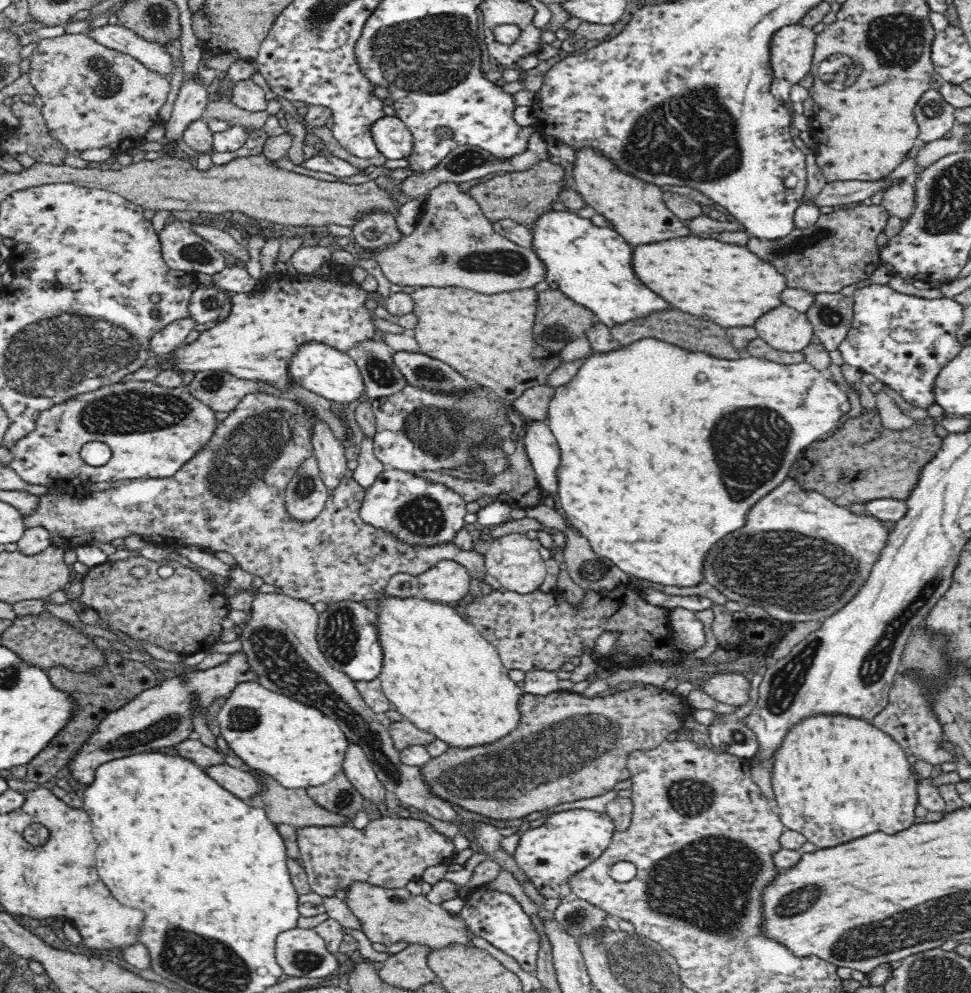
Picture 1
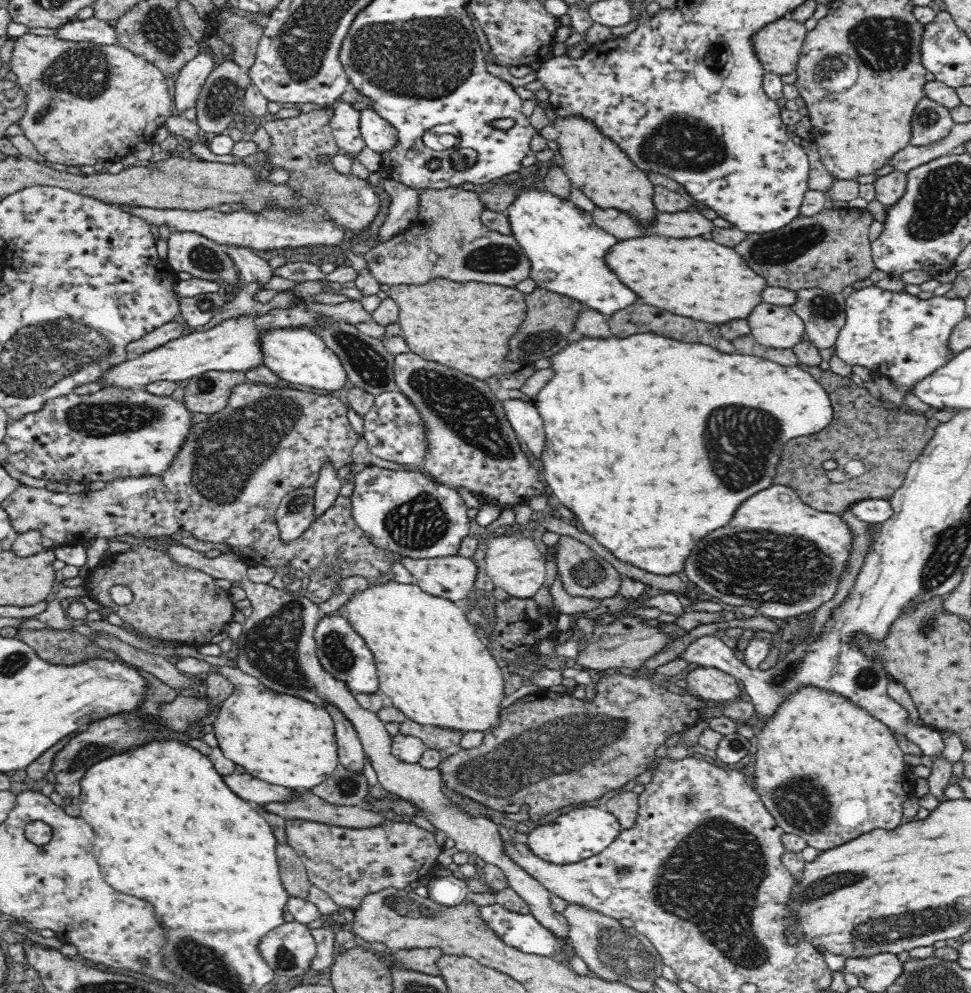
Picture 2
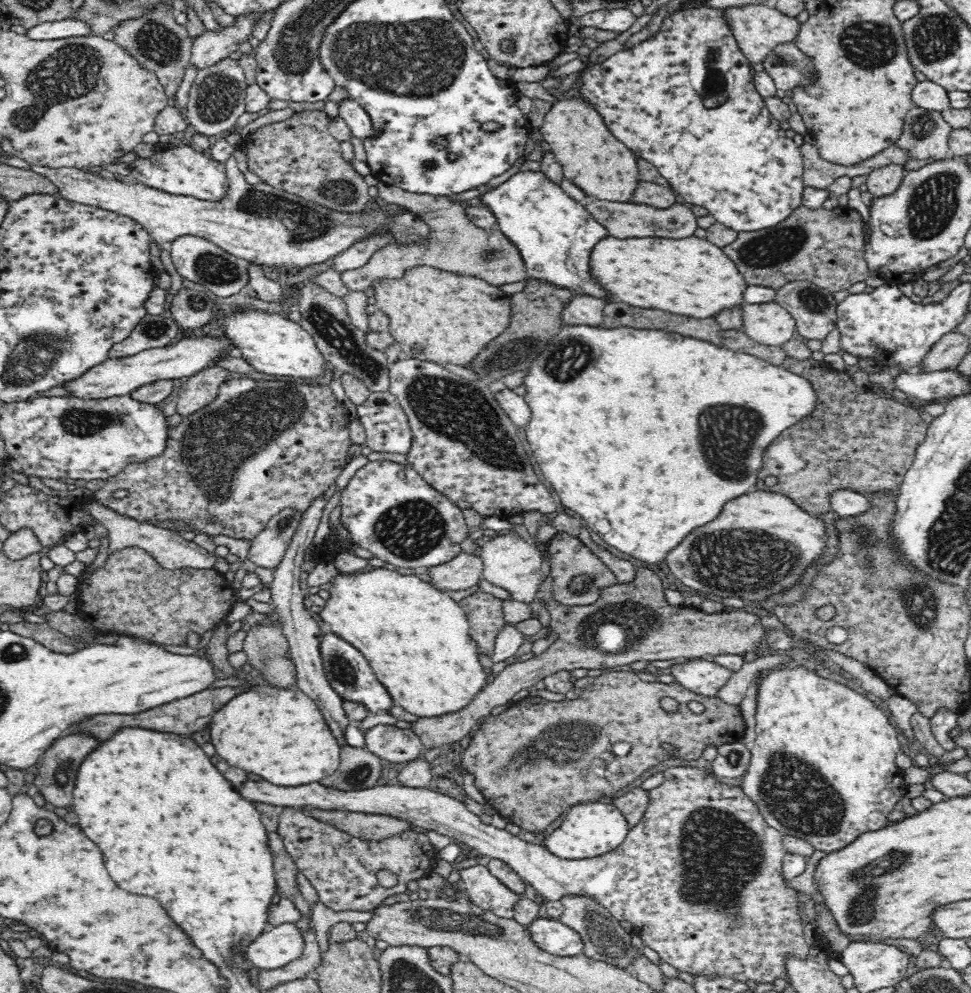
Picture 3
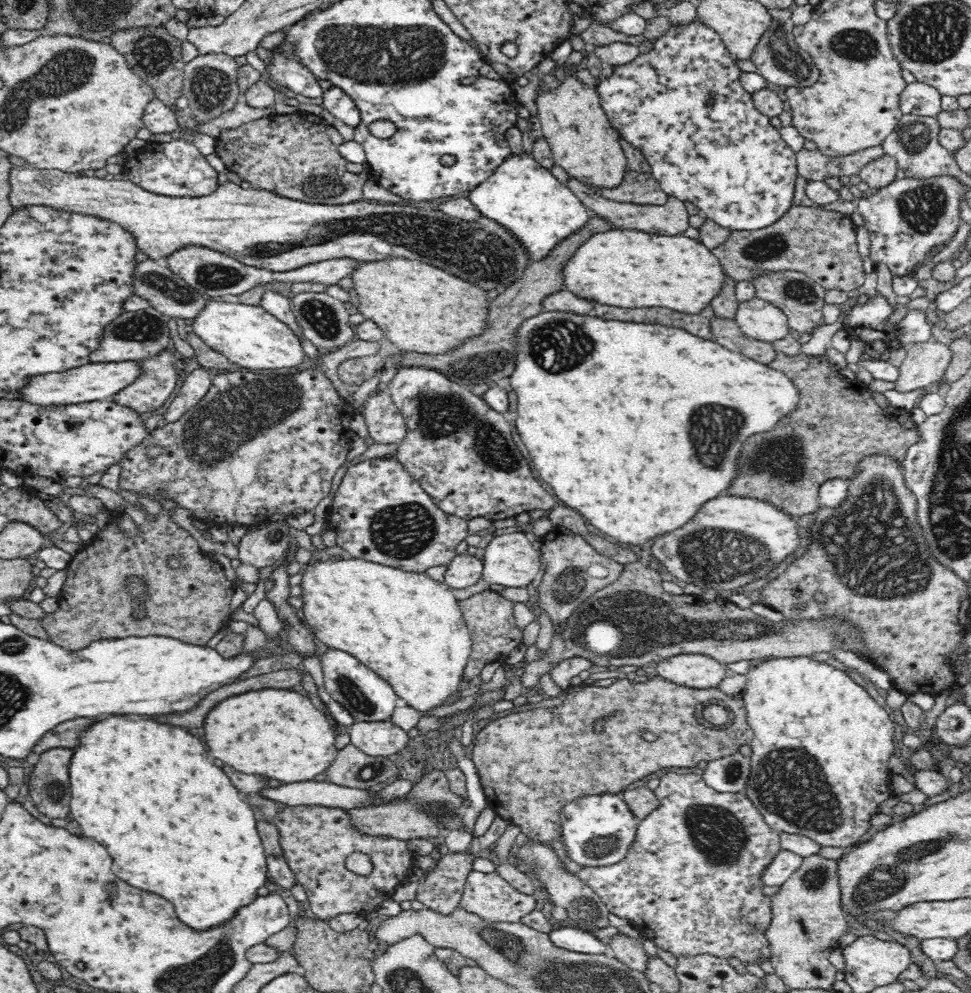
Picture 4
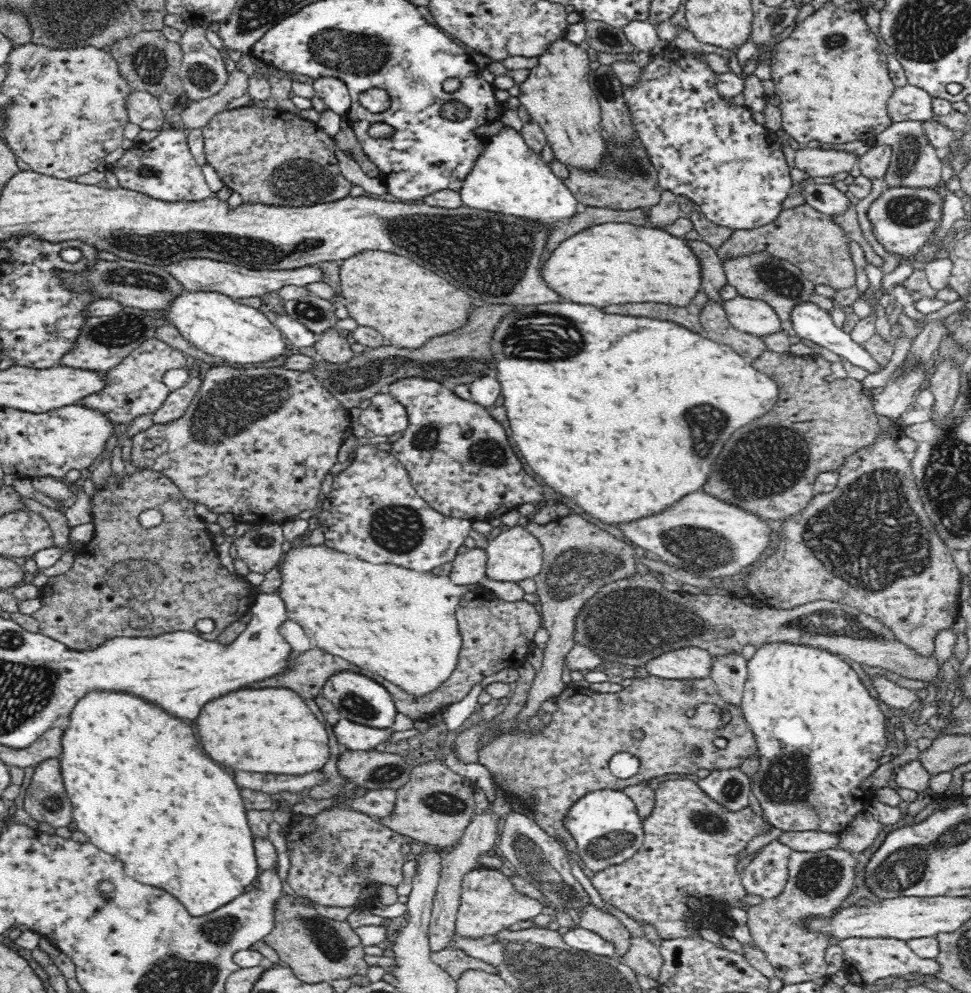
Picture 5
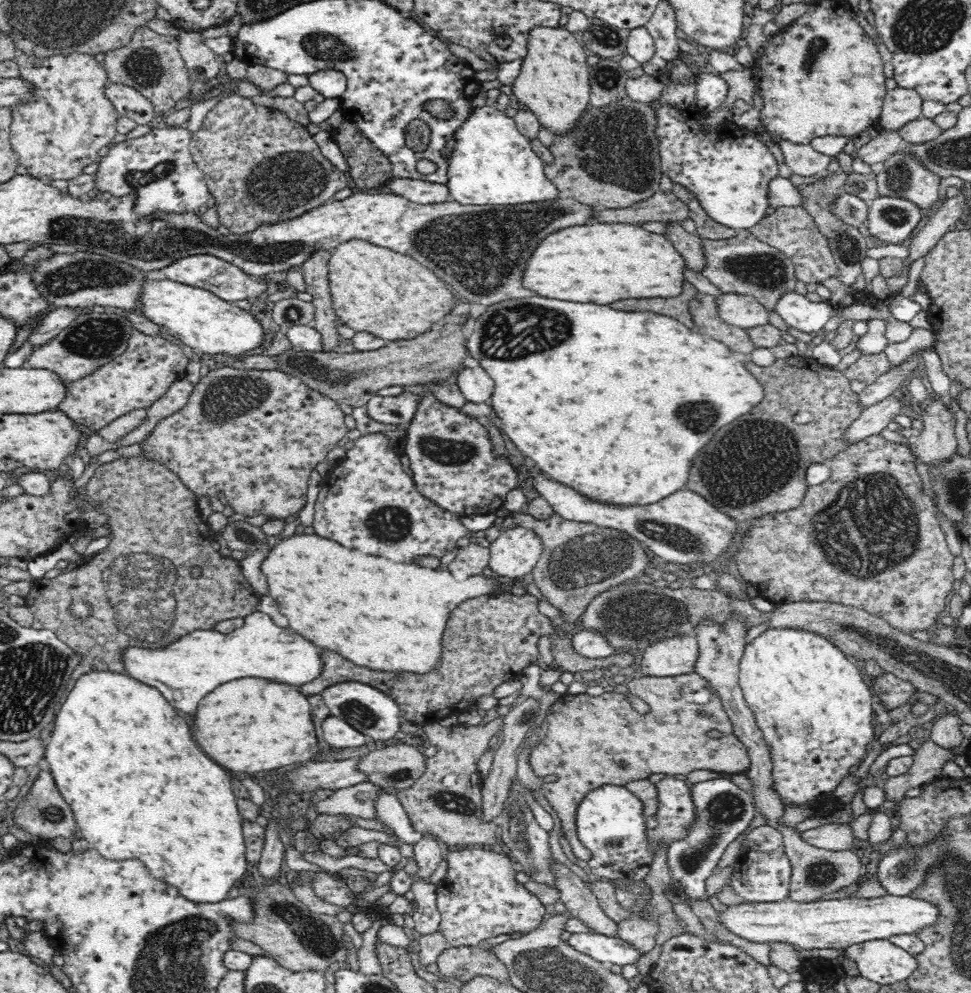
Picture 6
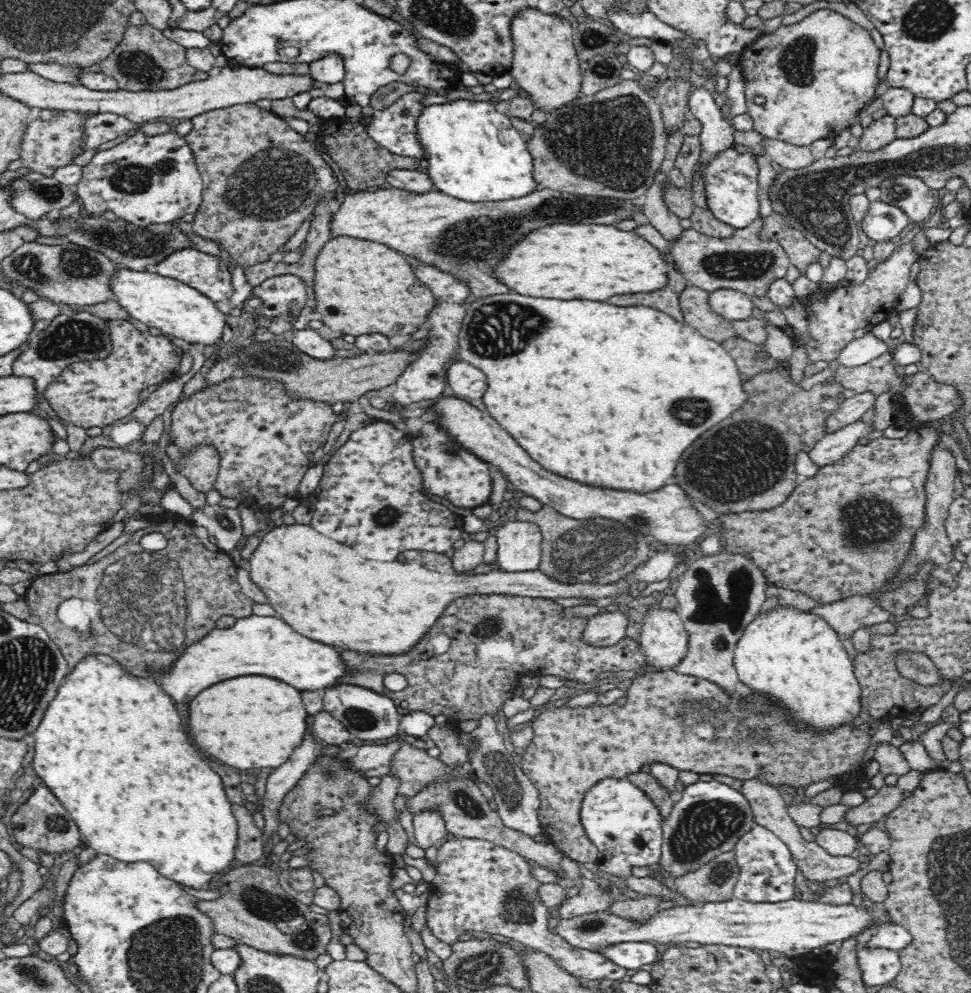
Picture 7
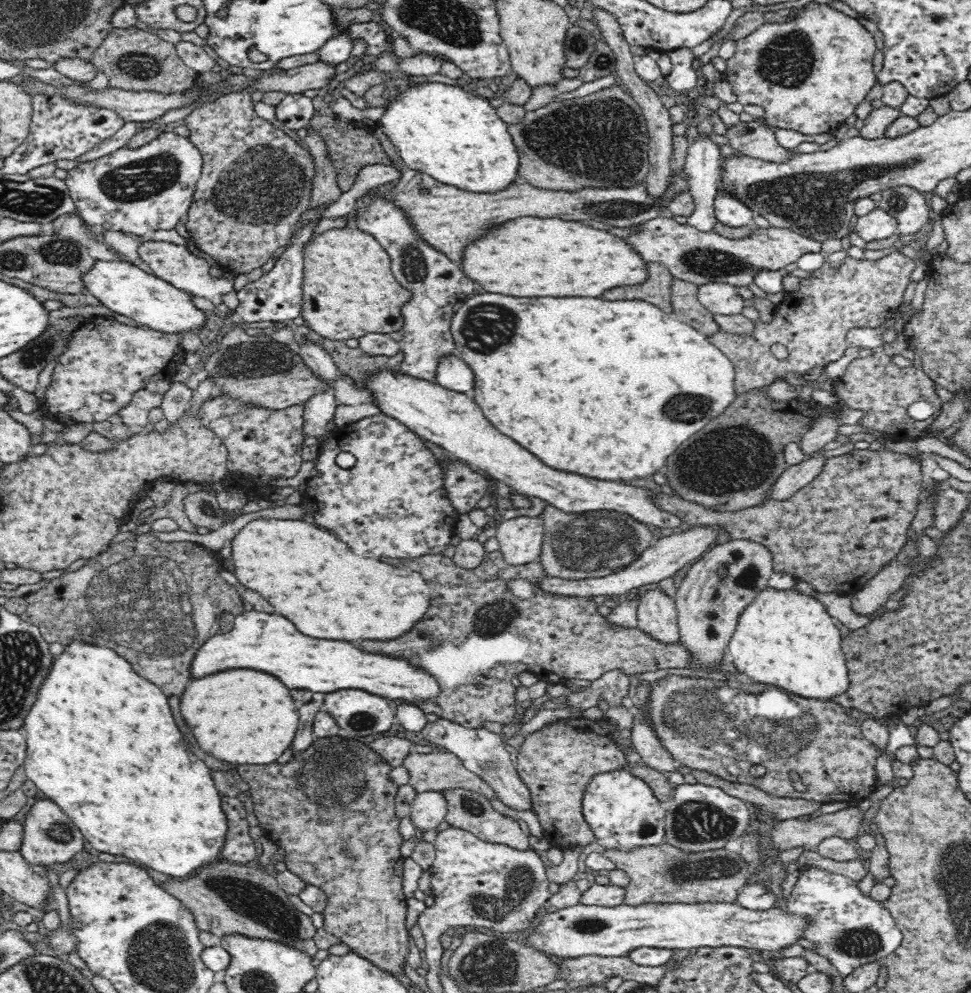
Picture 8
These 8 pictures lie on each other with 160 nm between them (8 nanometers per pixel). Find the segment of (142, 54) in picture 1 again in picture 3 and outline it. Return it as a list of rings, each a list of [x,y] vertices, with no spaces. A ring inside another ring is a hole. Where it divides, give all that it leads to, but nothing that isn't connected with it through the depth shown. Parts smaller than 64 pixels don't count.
[[[66,19],[54,22],[43,22],[26,30],[24,33],[32,40],[56,40],[70,36],[90,36],[90,27],[76,19]]]

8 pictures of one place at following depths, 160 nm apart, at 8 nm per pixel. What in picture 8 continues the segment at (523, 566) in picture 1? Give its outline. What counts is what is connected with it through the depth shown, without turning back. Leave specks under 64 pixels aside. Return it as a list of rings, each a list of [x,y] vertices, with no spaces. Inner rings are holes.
[[[539,516],[501,519],[495,537],[505,562],[528,565],[538,561],[543,544],[544,523]]]

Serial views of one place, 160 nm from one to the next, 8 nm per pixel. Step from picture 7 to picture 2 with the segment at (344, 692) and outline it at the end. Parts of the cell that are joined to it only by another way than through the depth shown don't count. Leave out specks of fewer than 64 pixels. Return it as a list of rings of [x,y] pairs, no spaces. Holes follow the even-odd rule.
[[[344,616],[322,617],[315,628],[316,656],[324,671],[334,680],[344,682],[347,690],[355,694],[374,694],[379,690],[376,661],[368,645],[356,631],[352,630]]]

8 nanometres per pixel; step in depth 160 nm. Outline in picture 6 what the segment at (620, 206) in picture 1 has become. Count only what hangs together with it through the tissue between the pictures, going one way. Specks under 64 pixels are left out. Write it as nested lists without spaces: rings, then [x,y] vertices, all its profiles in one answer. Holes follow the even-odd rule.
[[[561,25],[556,26],[556,28],[534,26],[534,28],[528,30],[526,40],[526,56],[522,58],[520,75],[514,80],[514,84],[510,86],[513,94],[520,105],[532,111],[538,117],[540,125],[548,131],[560,135],[574,131],[576,122],[579,122],[578,118],[590,106],[591,86],[589,84],[589,66],[586,60],[588,52],[586,48],[578,43],[572,32]]]

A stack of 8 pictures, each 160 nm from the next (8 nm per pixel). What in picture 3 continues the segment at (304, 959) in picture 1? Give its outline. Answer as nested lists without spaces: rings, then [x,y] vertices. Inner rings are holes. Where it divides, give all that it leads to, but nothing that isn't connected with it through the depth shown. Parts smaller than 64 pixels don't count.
[[[294,923],[268,928],[246,946],[244,953],[253,966],[259,969],[282,968],[302,954],[303,933]]]

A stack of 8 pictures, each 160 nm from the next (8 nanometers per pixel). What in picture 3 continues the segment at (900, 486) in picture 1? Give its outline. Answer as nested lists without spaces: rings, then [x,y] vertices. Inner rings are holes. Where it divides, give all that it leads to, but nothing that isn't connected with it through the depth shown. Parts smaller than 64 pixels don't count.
[[[786,356],[780,367],[804,377],[812,383],[816,393],[814,410],[802,418],[792,430],[784,430],[772,446],[762,454],[760,476],[754,484],[754,490],[782,494],[794,501],[800,509],[809,513],[824,513],[831,510],[830,494],[838,488],[846,488],[860,494],[894,490],[899,488],[906,471],[912,466],[916,448],[924,442],[928,423],[920,418],[920,410],[903,405],[894,399],[881,399],[872,391],[860,392],[846,371],[837,371],[826,361],[806,358],[796,360]],[[776,476],[778,483],[768,487],[764,480]]]

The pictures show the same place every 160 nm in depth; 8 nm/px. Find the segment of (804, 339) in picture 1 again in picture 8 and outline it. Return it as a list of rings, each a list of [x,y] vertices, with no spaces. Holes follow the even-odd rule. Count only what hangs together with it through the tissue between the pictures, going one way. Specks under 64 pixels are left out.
[[[706,282],[698,286],[698,300],[713,314],[741,314],[744,299],[736,287],[724,282]]]

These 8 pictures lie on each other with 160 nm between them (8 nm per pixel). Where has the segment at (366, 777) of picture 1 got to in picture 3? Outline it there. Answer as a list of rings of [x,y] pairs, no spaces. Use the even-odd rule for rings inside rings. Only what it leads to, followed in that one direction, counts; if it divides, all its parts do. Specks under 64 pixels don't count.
[[[318,497],[311,502],[311,505],[303,511],[302,520],[294,536],[292,536],[292,541],[282,558],[282,561],[274,568],[274,580],[272,580],[269,585],[270,590],[270,600],[272,607],[274,608],[274,615],[276,615],[276,623],[280,625],[286,641],[288,641],[288,654],[292,659],[295,666],[295,671],[297,672],[297,684],[298,688],[308,694],[322,710],[328,726],[332,728],[334,736],[340,742],[340,746],[345,745],[344,741],[344,728],[350,724],[350,721],[346,718],[342,708],[342,697],[338,695],[328,683],[326,679],[325,672],[323,669],[323,660],[320,652],[321,638],[324,636],[325,629],[321,627],[319,622],[310,615],[309,610],[306,609],[304,605],[306,596],[302,595],[300,591],[300,574],[302,572],[302,564],[305,562],[304,557],[306,551],[311,546],[320,524],[320,517],[322,516],[322,510],[326,504],[326,498]]]

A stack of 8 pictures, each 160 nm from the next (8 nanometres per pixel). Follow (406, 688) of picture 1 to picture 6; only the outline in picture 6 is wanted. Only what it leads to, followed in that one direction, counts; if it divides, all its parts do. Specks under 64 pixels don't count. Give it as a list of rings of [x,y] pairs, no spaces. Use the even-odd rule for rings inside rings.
[[[299,533],[283,538],[271,548],[261,563],[261,570],[267,579],[267,598],[276,602],[279,612],[288,620],[292,630],[312,640],[320,648],[338,652],[358,666],[386,670],[395,675],[402,670],[425,674],[438,664],[442,654],[442,632],[450,614],[461,602],[482,595],[507,592],[514,586],[527,590],[527,585],[532,582],[530,576],[510,579],[496,574],[490,577],[480,574],[461,581],[446,569],[432,570],[414,563],[398,563],[383,557],[372,557],[316,533]]]

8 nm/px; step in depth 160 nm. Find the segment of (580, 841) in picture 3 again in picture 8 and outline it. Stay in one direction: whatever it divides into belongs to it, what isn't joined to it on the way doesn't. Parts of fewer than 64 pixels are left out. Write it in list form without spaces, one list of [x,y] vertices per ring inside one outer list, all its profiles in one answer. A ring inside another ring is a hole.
[[[622,770],[595,774],[583,794],[583,815],[598,844],[604,848],[632,850],[636,846],[656,846],[665,835],[665,807],[650,785],[635,774]]]

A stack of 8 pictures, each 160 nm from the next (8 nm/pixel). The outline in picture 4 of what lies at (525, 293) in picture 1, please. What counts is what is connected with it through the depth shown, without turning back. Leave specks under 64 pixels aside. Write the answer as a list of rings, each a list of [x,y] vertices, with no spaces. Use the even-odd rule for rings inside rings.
[[[388,256],[384,260],[360,262],[350,272],[352,288],[358,297],[357,312],[365,320],[375,322],[391,343],[403,352],[422,354],[444,354],[450,348],[460,347],[471,337],[479,336],[486,330],[488,306],[486,291],[474,284],[468,284],[456,276],[417,260]]]

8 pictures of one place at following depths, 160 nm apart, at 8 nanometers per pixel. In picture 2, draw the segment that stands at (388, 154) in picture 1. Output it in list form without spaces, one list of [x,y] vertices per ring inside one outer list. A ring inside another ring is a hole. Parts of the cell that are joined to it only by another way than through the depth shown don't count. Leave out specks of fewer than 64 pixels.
[[[358,107],[360,113],[359,132],[368,148],[374,152],[384,152],[396,145],[397,133],[394,126],[376,114],[370,107]]]

